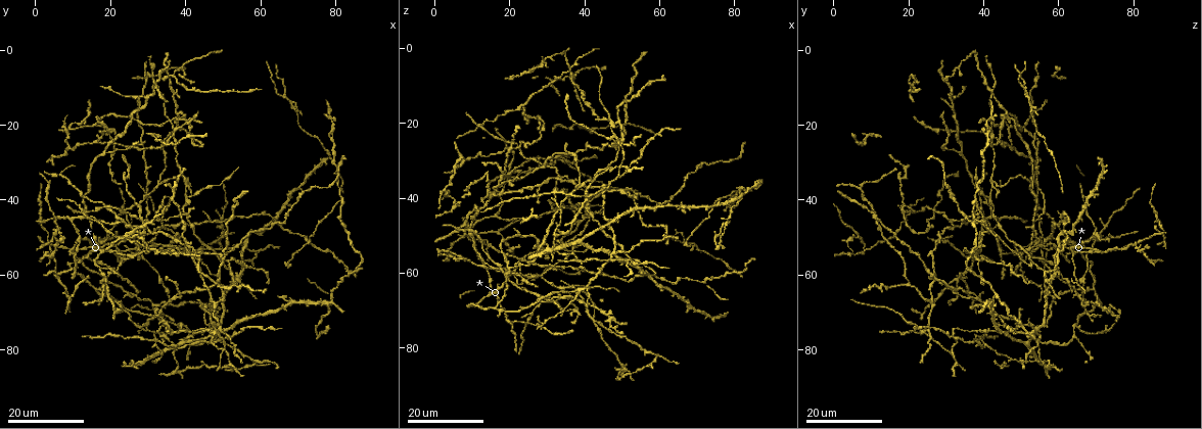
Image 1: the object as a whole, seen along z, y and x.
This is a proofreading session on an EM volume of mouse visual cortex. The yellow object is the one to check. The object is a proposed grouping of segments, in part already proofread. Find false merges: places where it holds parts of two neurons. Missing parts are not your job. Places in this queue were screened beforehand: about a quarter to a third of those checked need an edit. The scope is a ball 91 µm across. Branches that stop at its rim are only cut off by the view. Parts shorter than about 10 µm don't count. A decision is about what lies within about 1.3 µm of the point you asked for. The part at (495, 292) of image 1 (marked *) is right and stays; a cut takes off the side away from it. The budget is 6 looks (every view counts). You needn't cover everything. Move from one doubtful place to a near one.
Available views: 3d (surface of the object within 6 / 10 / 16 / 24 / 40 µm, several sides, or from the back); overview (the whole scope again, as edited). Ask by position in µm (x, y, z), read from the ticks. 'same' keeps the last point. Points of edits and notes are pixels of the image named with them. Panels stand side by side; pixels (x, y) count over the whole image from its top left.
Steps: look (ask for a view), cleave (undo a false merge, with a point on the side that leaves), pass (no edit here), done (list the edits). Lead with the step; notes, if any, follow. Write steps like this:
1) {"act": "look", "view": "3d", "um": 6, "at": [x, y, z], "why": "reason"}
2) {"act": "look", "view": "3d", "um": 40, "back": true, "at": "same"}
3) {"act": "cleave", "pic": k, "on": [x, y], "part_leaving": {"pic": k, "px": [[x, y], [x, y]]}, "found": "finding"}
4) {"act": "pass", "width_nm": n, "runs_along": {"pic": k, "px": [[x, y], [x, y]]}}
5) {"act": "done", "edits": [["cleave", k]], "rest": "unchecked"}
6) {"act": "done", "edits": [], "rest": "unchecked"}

{"act": "look", "view": "3d", "um": 16, "at": [18.0, 54.0, 39.0], "why": "two arms in line, one across"}

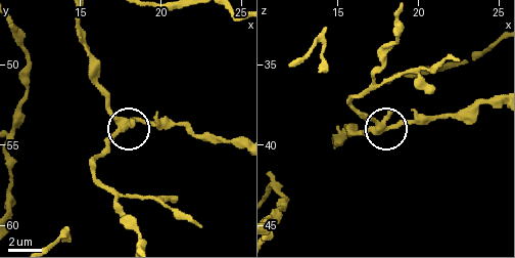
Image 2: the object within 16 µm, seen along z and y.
{"act": "look", "view": "3d", "um": 10, "at": [17.9, 53.9, 38.3]}

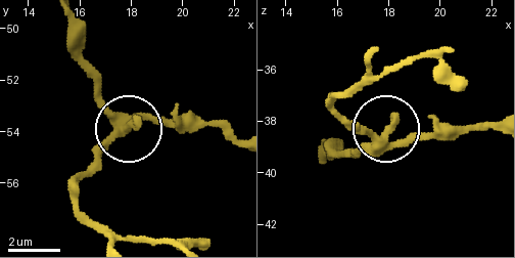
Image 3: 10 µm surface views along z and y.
{"act": "pass", "runs_along": {"pic": 3, "px": [[71, 19], [75, 58], [121, 131], [82, 175]]}, "found": "all the same neuron"}

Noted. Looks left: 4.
{"act": "look", "view": "3d", "um": 24, "at": [13.5, 61.0, 34.0], "why": "three-way junction"}

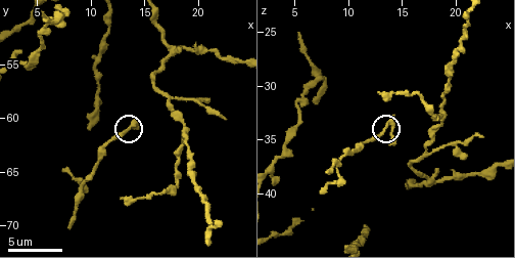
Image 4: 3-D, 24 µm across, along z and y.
{"act": "look", "view": "3d", "um": 10, "at": [13.4, 60.8, 34.0]}

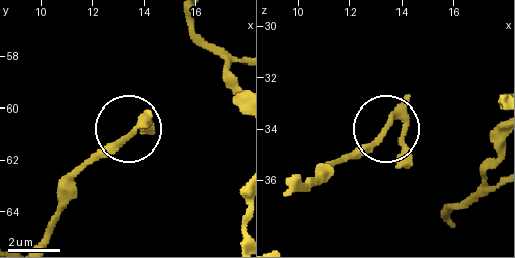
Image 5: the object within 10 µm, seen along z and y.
{"act": "look", "view": "3d", "um": 10, "back": true, "at": [13.5, 61.0, 33.8]}

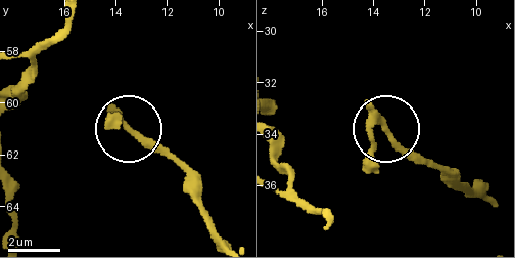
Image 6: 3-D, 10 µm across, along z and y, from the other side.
{"act": "pass", "found": "continuous, no second neuron"}

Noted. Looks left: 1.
{"act": "done", "edits": [], "rest": "unchecked"}

